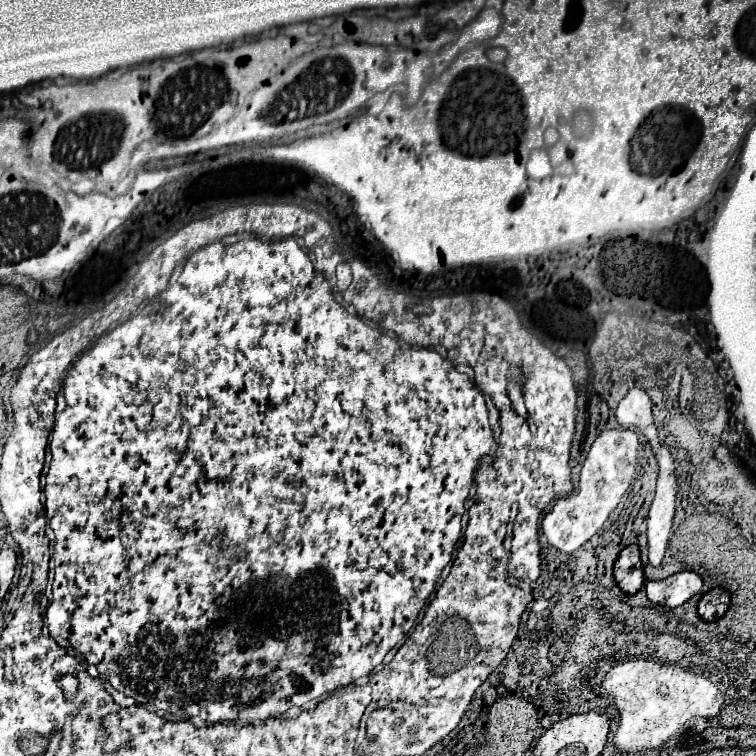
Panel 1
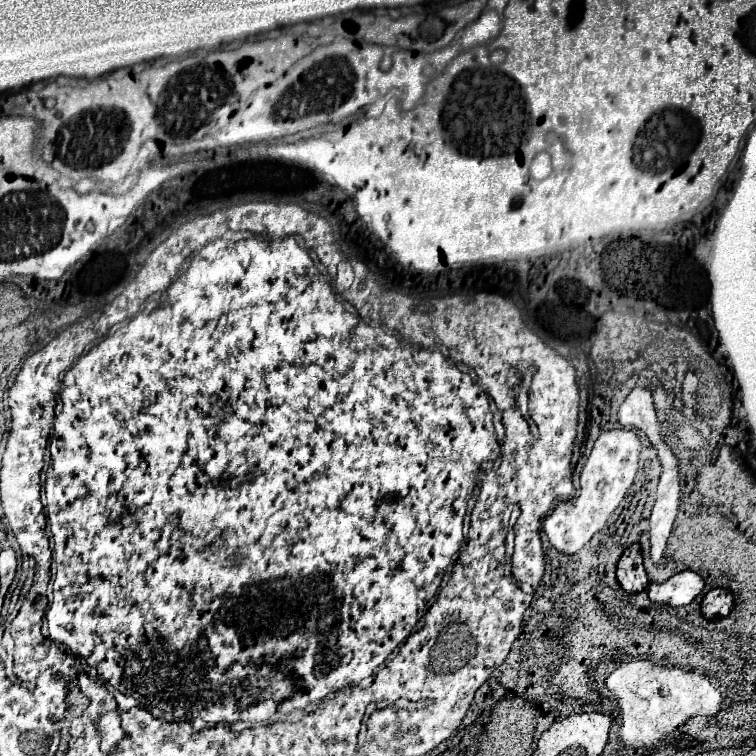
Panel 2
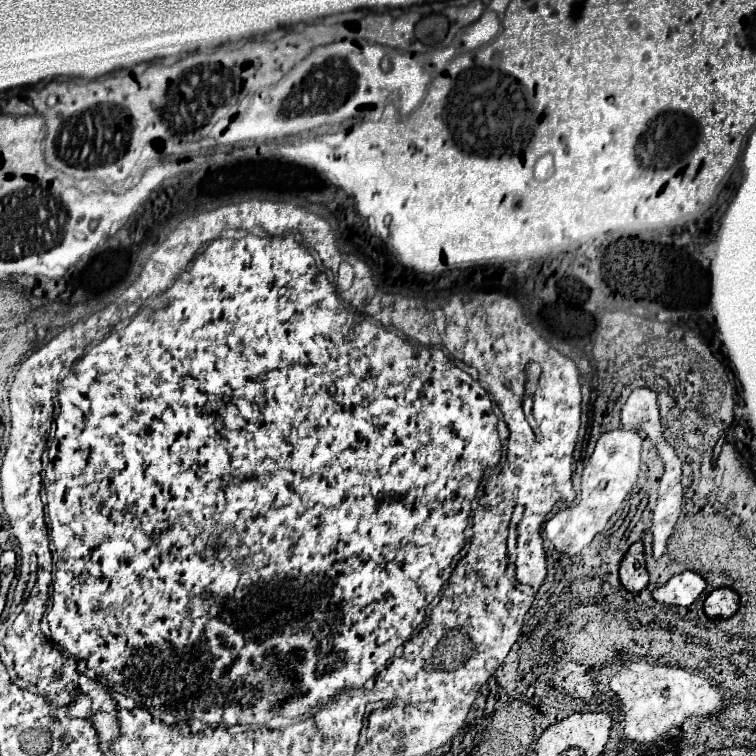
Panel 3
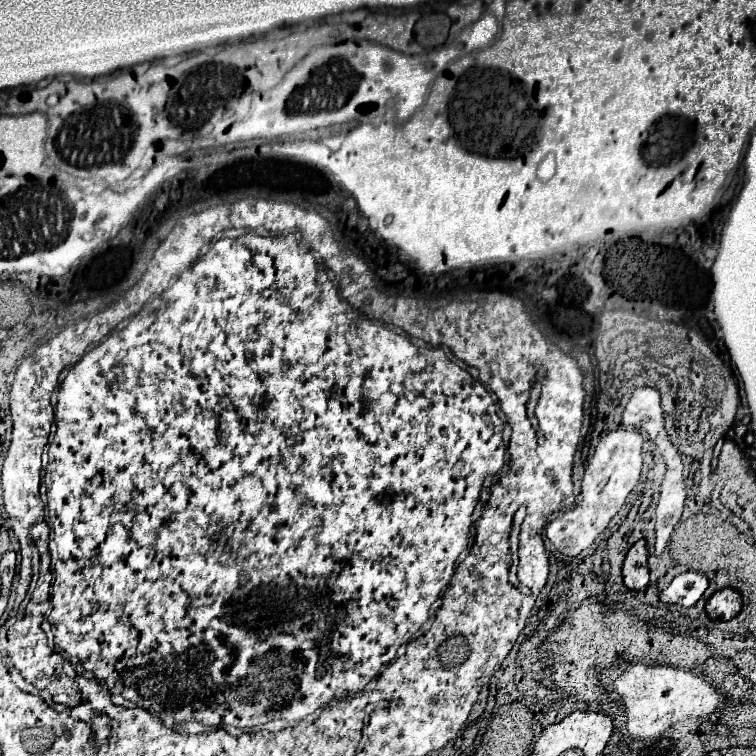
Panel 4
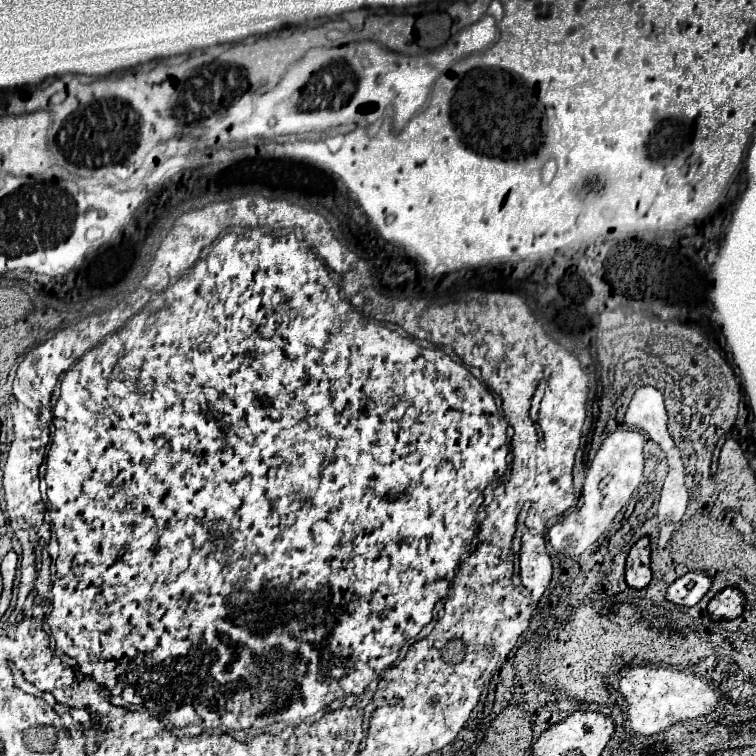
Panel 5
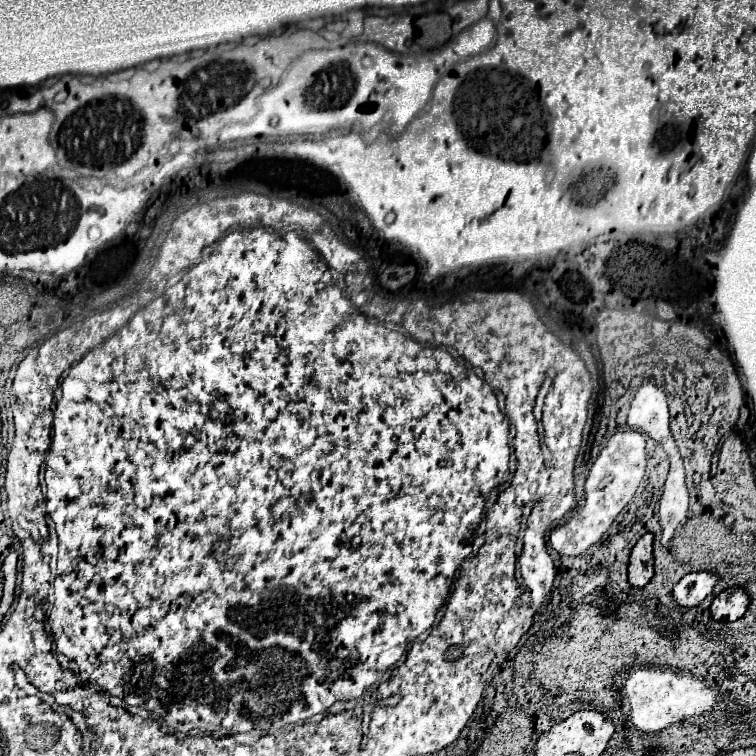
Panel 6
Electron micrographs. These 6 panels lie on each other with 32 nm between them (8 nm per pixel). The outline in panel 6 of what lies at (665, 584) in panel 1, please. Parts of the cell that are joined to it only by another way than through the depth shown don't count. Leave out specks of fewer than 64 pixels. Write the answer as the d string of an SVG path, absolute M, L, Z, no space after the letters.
M690 572L672 586L672 598L680 606L696 606L714 590L714 584L716 584L716 574Z

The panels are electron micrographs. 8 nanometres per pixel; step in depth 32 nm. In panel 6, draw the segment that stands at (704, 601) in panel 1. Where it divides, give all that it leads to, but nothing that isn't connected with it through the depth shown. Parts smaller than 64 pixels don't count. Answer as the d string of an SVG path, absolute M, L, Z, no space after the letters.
M730 588L712 600L710 614L714 620L738 620L744 616L748 602L748 594L742 588Z

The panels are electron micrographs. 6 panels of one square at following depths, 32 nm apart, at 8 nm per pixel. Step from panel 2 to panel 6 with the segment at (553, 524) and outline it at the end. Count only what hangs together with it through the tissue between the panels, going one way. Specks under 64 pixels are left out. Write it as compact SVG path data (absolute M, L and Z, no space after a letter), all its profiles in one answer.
M626 430L616 432L608 438L606 446L600 450L598 458L594 460L586 484L584 484L584 506L578 508L570 520L566 520L562 526L552 528L550 532L550 544L552 548L562 556L580 556L584 550L588 550L592 544L600 540L600 536L610 528L614 522L614 514L622 512L622 508L632 500L646 466L644 456L646 438L637 431Z

